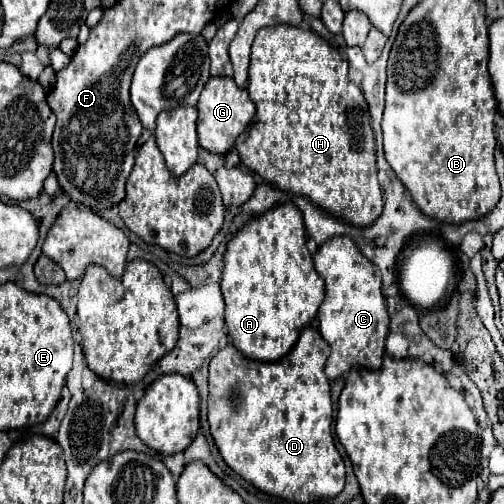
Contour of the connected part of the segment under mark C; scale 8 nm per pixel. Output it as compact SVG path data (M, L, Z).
M349 236L327 240L313 256L315 270L325 280L325 300L319 306L319 332L331 346L331 356L325 366L329 380L335 380L355 366L379 370L389 334L389 314L381 294L381 274L377 266L361 256Z

